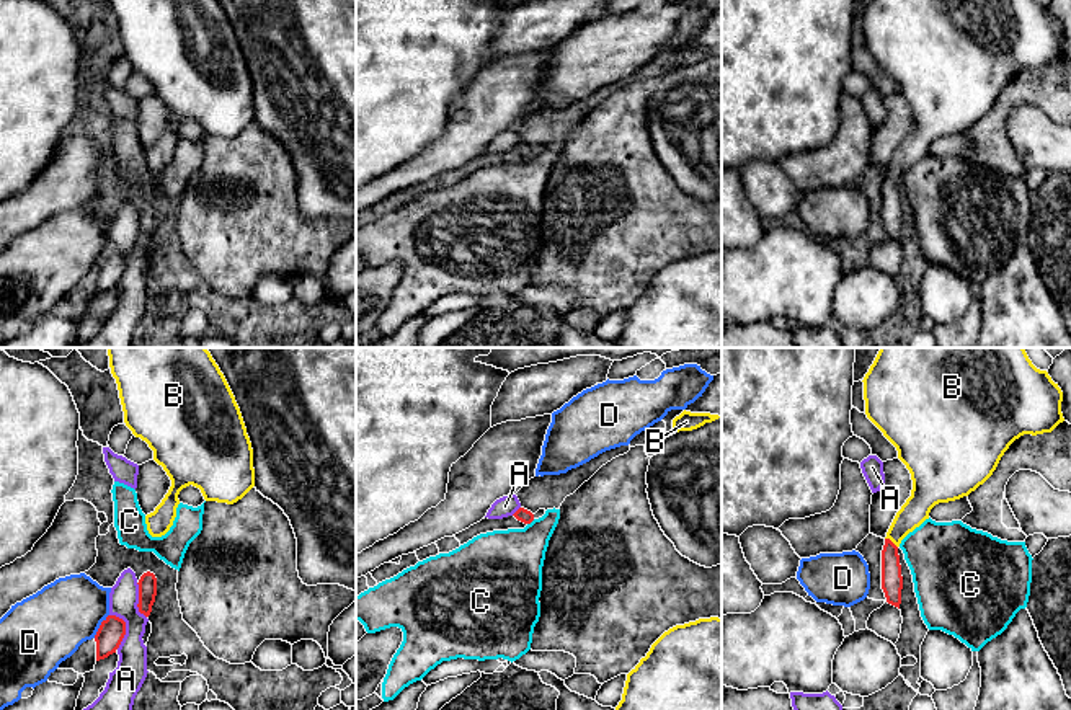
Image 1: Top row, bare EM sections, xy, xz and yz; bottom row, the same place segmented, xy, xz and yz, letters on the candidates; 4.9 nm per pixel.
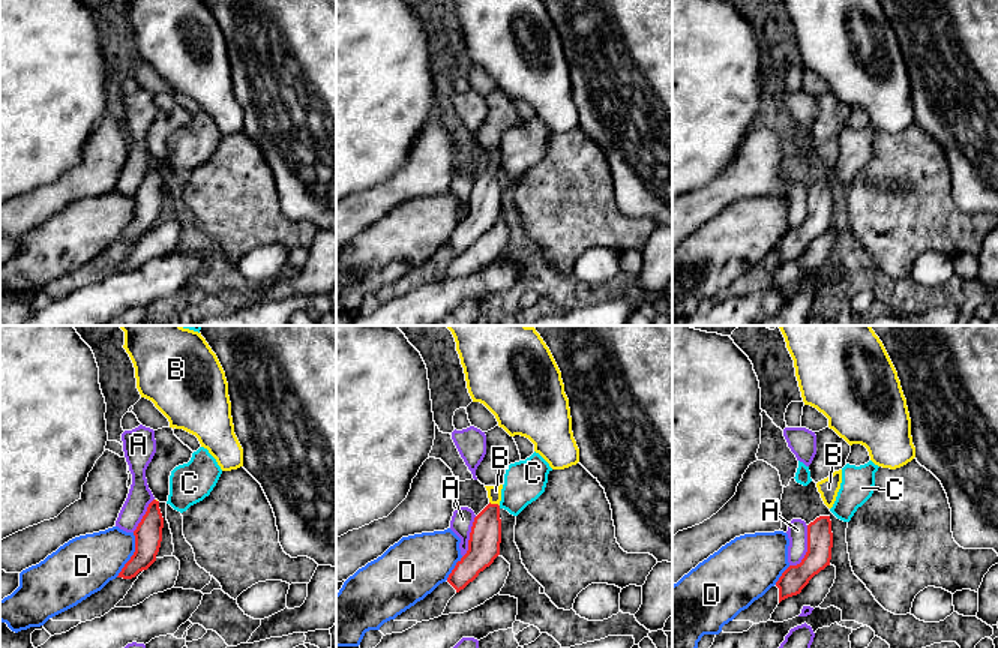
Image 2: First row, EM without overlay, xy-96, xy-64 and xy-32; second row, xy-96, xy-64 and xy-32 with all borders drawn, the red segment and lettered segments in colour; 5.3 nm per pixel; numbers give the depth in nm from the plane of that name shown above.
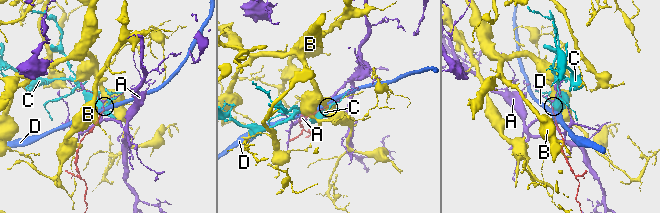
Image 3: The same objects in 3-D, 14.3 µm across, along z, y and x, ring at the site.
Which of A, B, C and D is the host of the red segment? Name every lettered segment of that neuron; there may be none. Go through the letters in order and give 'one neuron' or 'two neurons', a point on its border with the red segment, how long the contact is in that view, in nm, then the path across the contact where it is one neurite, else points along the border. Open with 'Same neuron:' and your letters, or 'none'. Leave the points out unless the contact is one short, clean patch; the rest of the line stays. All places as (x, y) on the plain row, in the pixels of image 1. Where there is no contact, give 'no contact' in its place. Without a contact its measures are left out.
Same neuron: B
A: two neurons; contact xy (124, 263); length 180 nm
B: one neuron; contact yz (892, 177); length 80 nm; way yz (892, 216), (892, 177), (902, 159), (915, 146)
C: two neurons; contact xz (531, 155); length 50 nm; border xz (534, 154), (528, 159)
D: two neurons; contact xy (100, 260); length 140 nm; border xy (108, 248), (93, 271)

